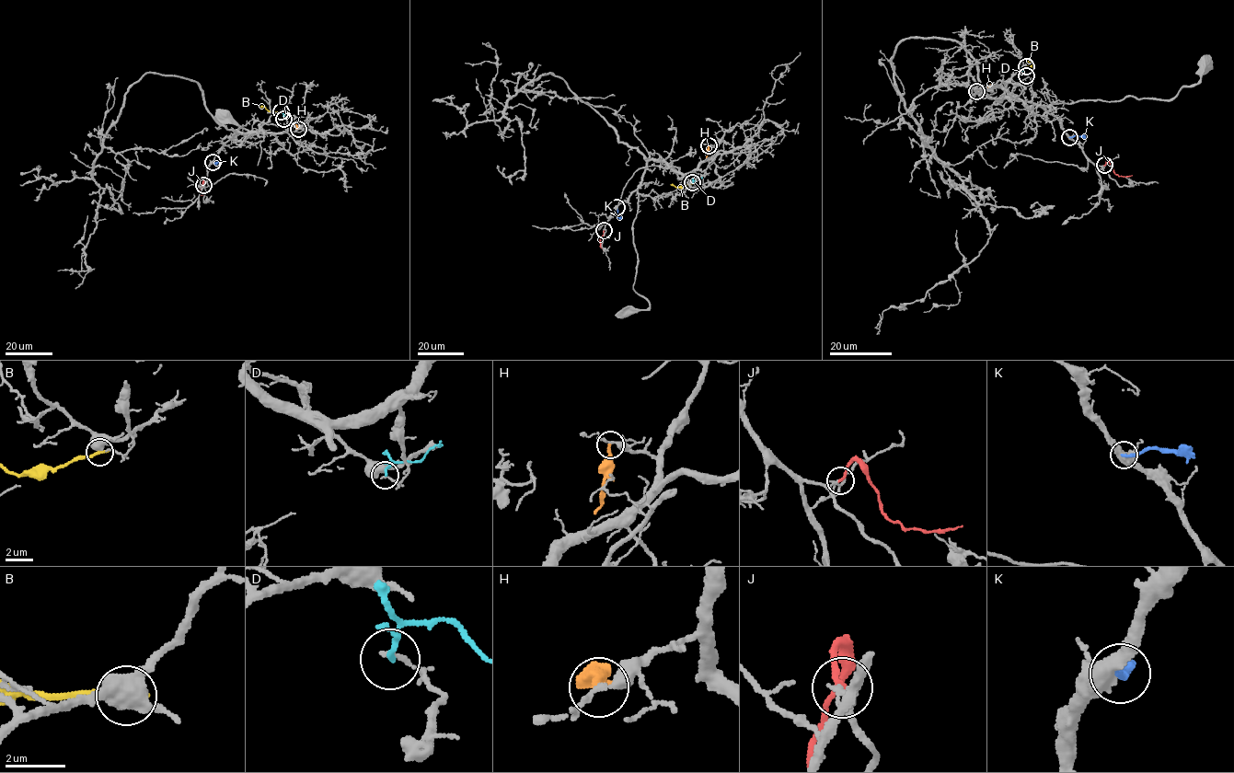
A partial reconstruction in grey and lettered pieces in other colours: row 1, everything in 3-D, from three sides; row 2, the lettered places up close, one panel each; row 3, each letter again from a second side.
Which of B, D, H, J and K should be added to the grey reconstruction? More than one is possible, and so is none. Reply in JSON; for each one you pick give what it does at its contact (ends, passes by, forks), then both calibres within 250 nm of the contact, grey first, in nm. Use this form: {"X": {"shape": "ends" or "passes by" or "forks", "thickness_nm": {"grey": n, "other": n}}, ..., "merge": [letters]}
{"merge": []}

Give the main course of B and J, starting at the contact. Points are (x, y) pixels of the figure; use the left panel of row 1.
B: (282, 112), (260, 107)
J: (203, 185), (202, 181), (201, 193), (205, 194)

